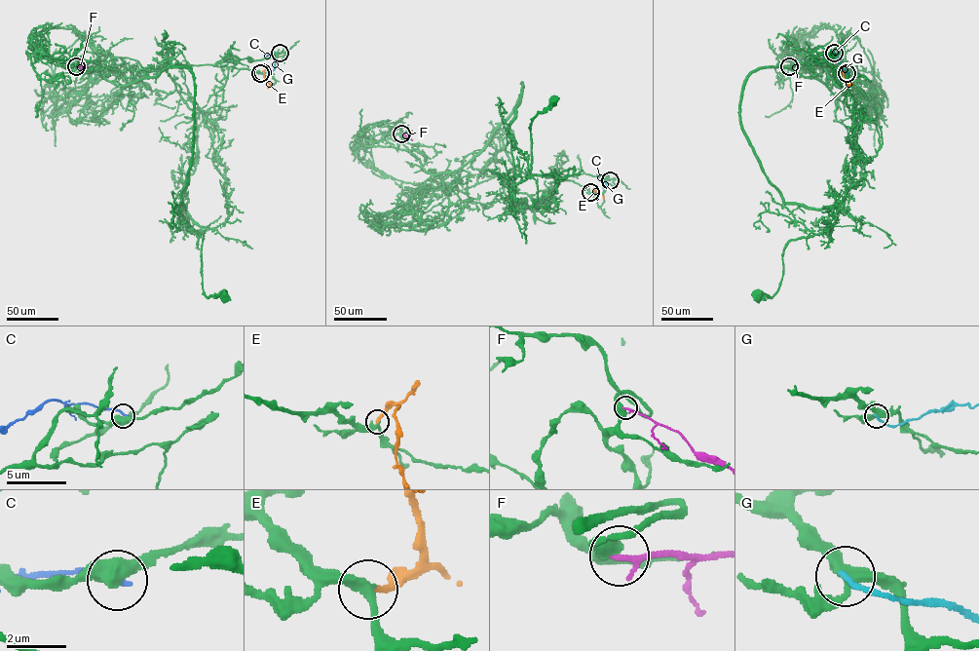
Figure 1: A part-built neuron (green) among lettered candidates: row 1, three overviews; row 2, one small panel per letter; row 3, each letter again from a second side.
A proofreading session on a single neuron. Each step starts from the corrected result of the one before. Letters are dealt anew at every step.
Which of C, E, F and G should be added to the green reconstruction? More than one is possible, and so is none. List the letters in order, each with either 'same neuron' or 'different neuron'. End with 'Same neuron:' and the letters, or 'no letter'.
C: different neuron
E: same neuron
F: different neuron
G: different neuron
Same neuron: E

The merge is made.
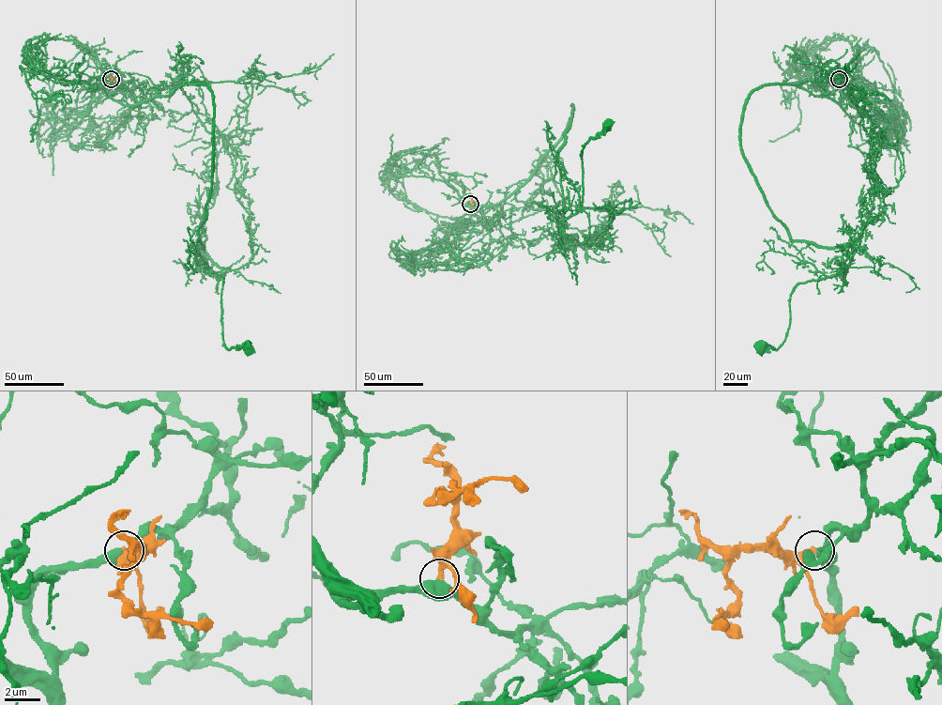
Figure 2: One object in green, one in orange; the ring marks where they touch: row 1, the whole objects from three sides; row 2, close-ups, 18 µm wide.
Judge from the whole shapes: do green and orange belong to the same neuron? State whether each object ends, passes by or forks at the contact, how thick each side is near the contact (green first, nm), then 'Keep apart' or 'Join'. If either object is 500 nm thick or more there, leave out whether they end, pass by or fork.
Thickness 650 nm (green) against 320 nm. Join

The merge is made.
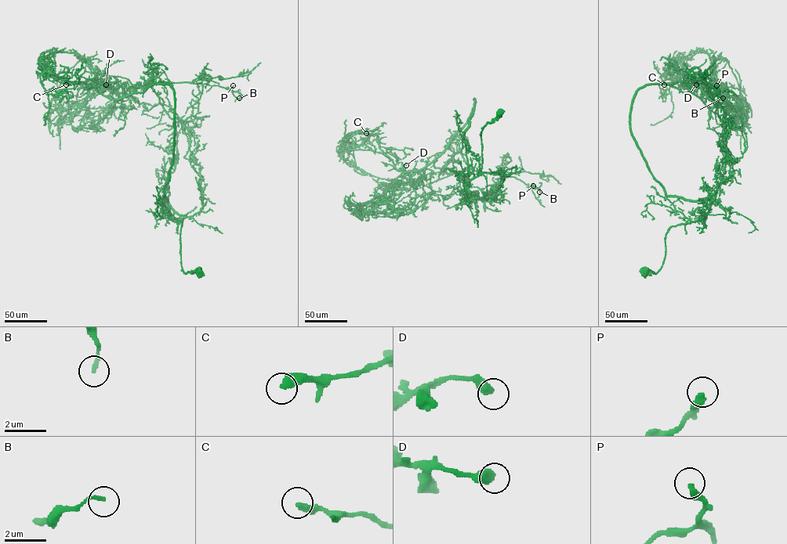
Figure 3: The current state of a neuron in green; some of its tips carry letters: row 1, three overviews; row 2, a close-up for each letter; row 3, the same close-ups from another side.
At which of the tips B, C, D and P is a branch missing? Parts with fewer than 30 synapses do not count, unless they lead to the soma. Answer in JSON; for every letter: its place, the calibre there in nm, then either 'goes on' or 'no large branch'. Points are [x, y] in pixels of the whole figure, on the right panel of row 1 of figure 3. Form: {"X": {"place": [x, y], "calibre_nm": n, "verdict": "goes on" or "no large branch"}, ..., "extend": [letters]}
{"B": {"place": [723, 98], "calibre_nm": 160, "verdict": "no large branch"}, "C": {"place": [664, 84], "calibre_nm": 380, "verdict": "goes on"}, "D": {"place": [696, 84], "calibre_nm": 500, "verdict": "no large branch"}, "P": {"place": [716, 85], "calibre_nm": 360, "verdict": "no large branch"}, "extend": ["C"]}

